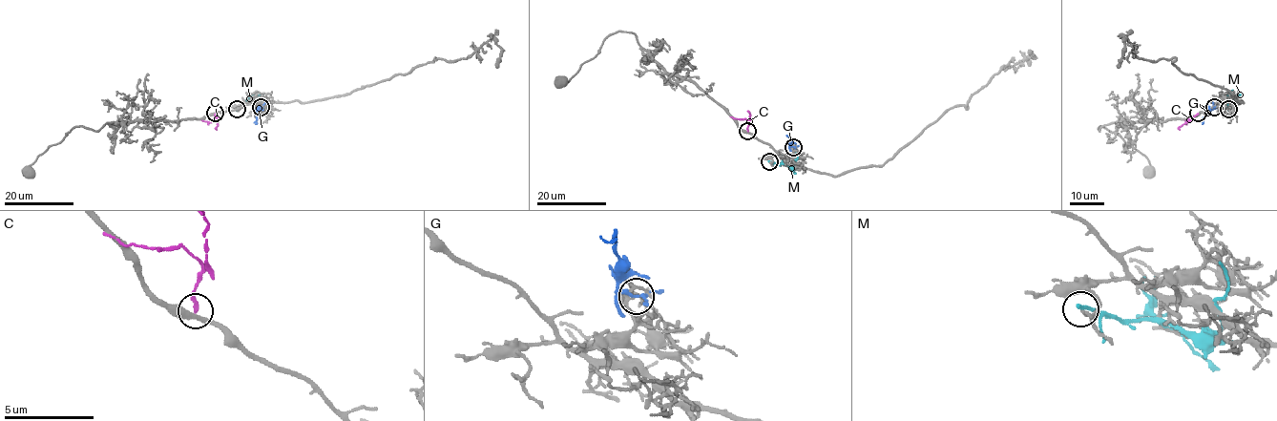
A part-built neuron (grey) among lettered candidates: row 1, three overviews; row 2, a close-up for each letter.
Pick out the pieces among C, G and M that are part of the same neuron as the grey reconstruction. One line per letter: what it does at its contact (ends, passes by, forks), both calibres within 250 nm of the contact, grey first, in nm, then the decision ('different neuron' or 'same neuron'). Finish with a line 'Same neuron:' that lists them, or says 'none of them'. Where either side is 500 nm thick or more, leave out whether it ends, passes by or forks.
C: it ends; calibres 360 and 240 nm; different neuron
G: it passes by; calibres 110 and 170 nm; different neuron
M: it ends; calibres 100 and 240 nm; different neuron
Same neuron: none of them

